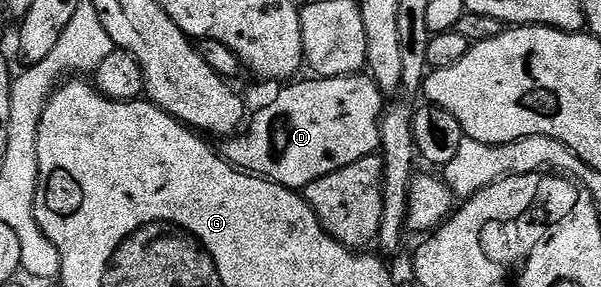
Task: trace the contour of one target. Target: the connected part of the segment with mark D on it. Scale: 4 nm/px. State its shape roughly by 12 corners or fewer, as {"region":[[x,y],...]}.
{"region":[[367,72],[287,87],[228,137],[236,170],[296,192],[376,153]]}

